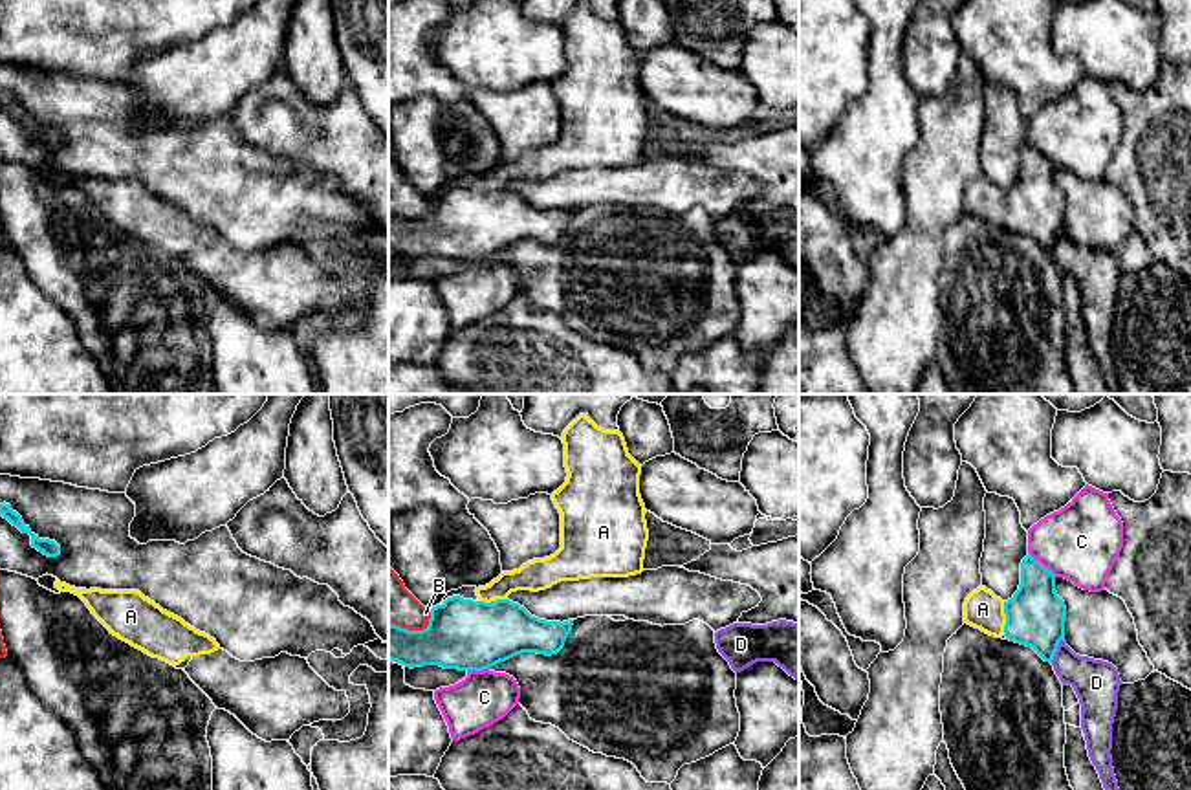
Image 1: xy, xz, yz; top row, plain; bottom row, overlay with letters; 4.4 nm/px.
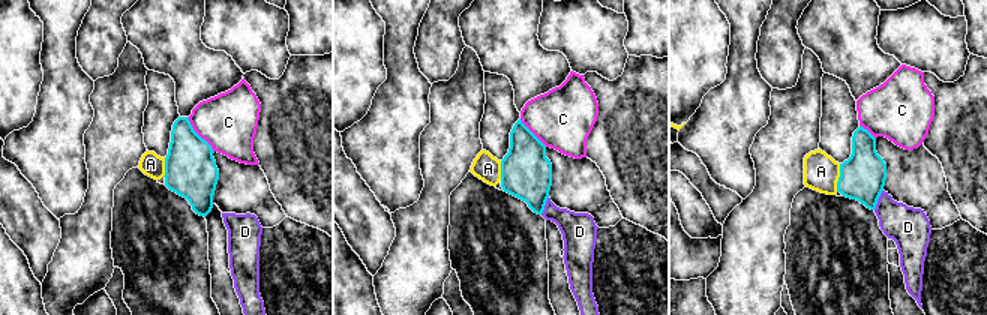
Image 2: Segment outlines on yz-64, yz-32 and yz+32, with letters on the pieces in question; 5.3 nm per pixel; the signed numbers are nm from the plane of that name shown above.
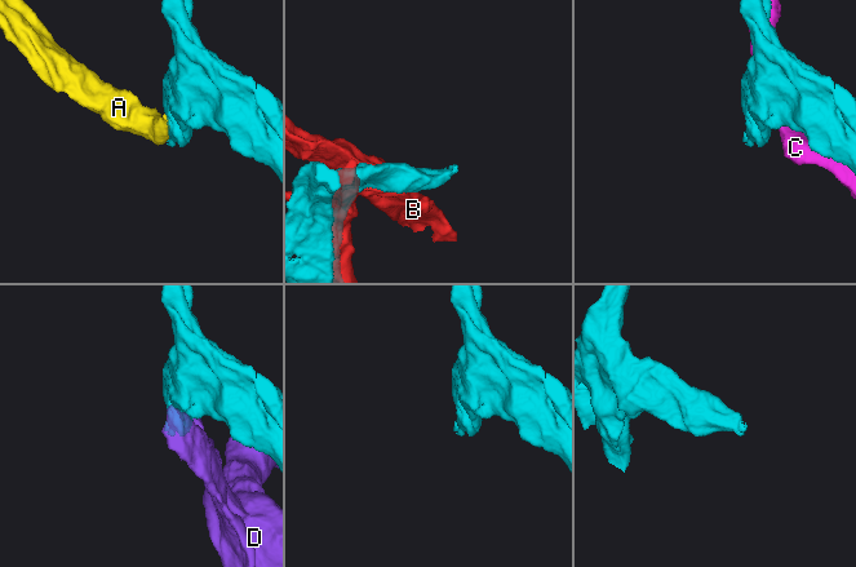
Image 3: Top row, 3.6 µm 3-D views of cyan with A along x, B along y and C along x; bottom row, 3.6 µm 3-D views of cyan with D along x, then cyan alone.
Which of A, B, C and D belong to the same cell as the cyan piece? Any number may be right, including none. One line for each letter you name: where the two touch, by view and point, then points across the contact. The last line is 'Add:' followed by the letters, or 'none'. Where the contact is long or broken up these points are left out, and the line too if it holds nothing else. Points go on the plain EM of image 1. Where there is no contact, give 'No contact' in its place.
A: Touches cyan at yz (1006, 208)
Add: A

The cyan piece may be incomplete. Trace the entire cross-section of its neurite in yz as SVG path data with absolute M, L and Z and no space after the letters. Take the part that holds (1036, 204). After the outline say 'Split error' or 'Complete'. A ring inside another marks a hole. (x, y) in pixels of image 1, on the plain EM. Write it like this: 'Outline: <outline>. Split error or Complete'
Outline: M1030 143L1021 152L1021 174L1011 189L1002 191L978 176L964 191L964 213L1032 236L1050 253L1065 227L1065 211L1066 196L1055 181L1055 165Z. Split error

